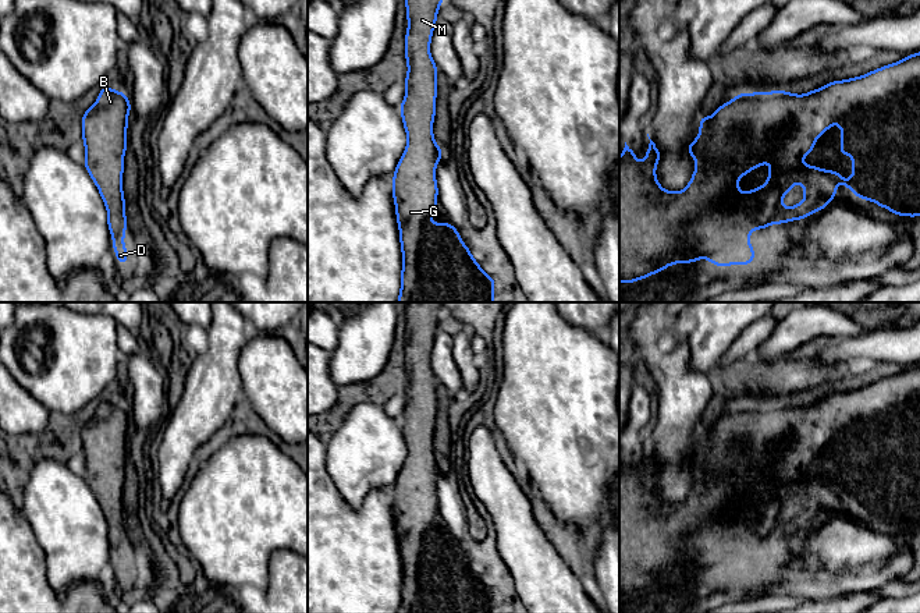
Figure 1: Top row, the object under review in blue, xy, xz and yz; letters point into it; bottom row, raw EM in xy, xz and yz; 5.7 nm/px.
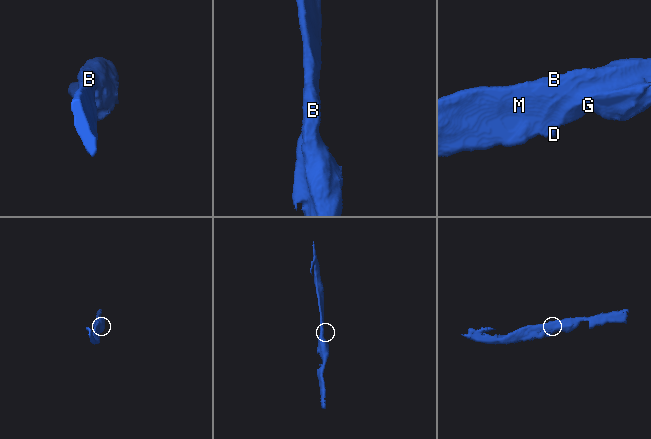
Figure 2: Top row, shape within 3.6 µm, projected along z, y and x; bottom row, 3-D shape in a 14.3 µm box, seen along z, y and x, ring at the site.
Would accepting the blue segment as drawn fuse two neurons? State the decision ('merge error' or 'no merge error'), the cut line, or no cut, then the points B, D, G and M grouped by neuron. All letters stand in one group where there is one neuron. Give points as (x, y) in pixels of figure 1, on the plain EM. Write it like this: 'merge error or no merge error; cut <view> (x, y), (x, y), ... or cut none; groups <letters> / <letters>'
no merge error; cut none; groups B D G M

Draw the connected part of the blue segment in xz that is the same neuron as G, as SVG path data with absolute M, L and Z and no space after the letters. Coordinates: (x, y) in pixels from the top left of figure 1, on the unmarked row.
M405 302L405 319L408 341L405 346L405 372L408 386L405 389L405 410L399 418L402 436L408 449L405 463L392 488L392 511L395 517L399 554L402 564L401 602L398 613L494 613L494 589L484 585L451 535L431 535L430 528L438 527L436 479L444 467L433 447L436 428L438 380L430 366L430 354L437 333L437 325L443 316L443 302Z

